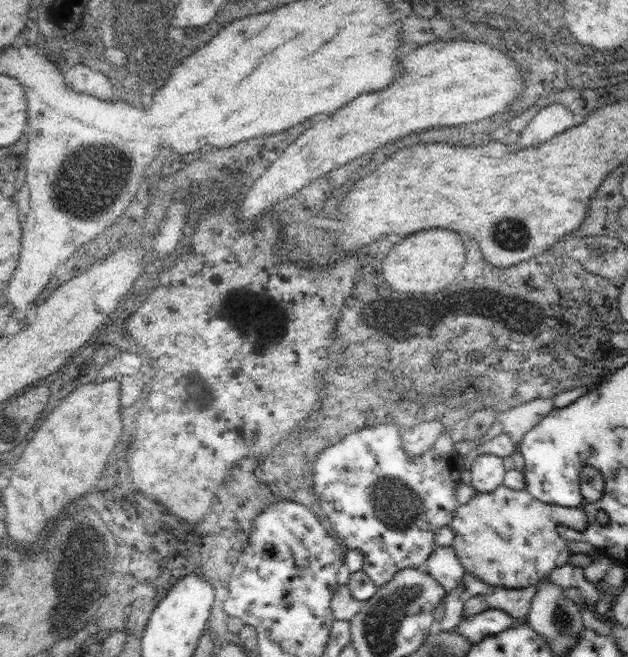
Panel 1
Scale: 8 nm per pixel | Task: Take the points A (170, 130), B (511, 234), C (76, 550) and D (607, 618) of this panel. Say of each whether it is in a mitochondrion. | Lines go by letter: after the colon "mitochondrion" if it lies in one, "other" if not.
A: other
B: mitochondrion
C: mitochondrion
D: other

